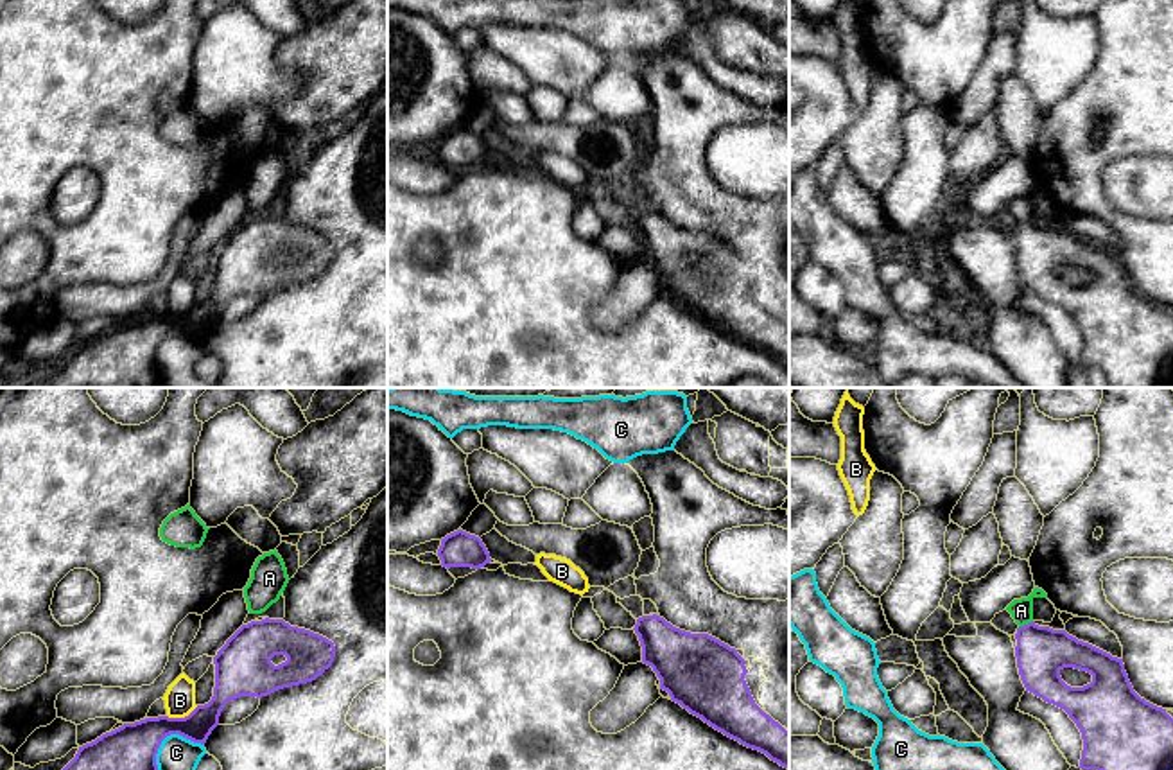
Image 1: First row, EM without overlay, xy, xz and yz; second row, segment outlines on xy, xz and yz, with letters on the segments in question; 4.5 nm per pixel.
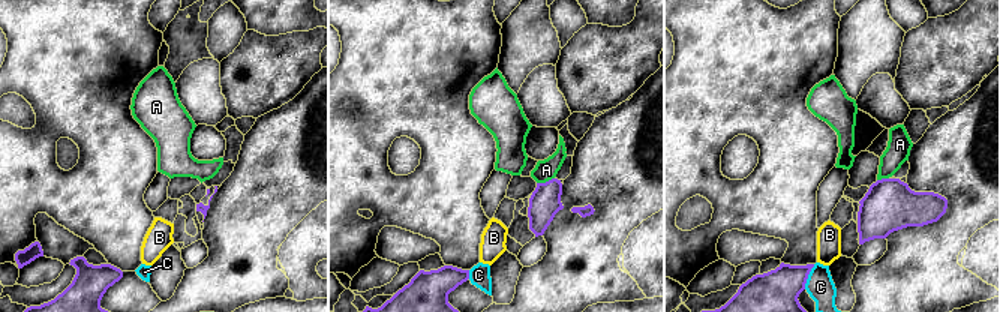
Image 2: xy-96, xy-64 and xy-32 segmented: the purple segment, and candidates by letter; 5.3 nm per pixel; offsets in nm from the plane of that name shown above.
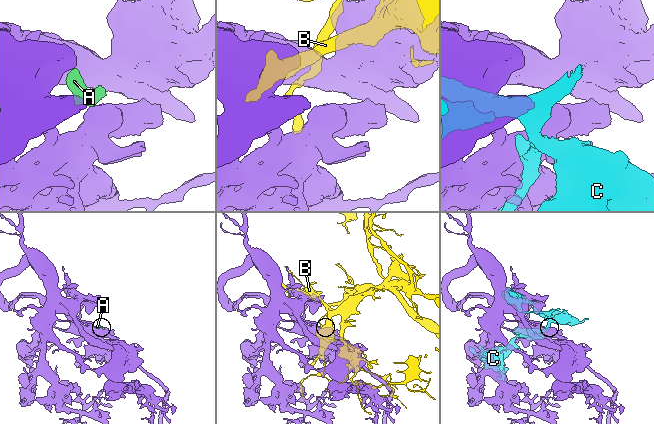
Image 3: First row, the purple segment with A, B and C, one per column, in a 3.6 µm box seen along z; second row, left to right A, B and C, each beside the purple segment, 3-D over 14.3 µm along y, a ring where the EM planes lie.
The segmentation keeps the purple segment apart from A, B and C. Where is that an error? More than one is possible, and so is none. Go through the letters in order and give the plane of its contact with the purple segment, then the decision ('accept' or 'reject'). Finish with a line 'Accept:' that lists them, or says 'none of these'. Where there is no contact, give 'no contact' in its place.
A: meets purple in yz; accept
B: meets purple in xy; reject
C: meets purple in xy; reject
Accept: A

